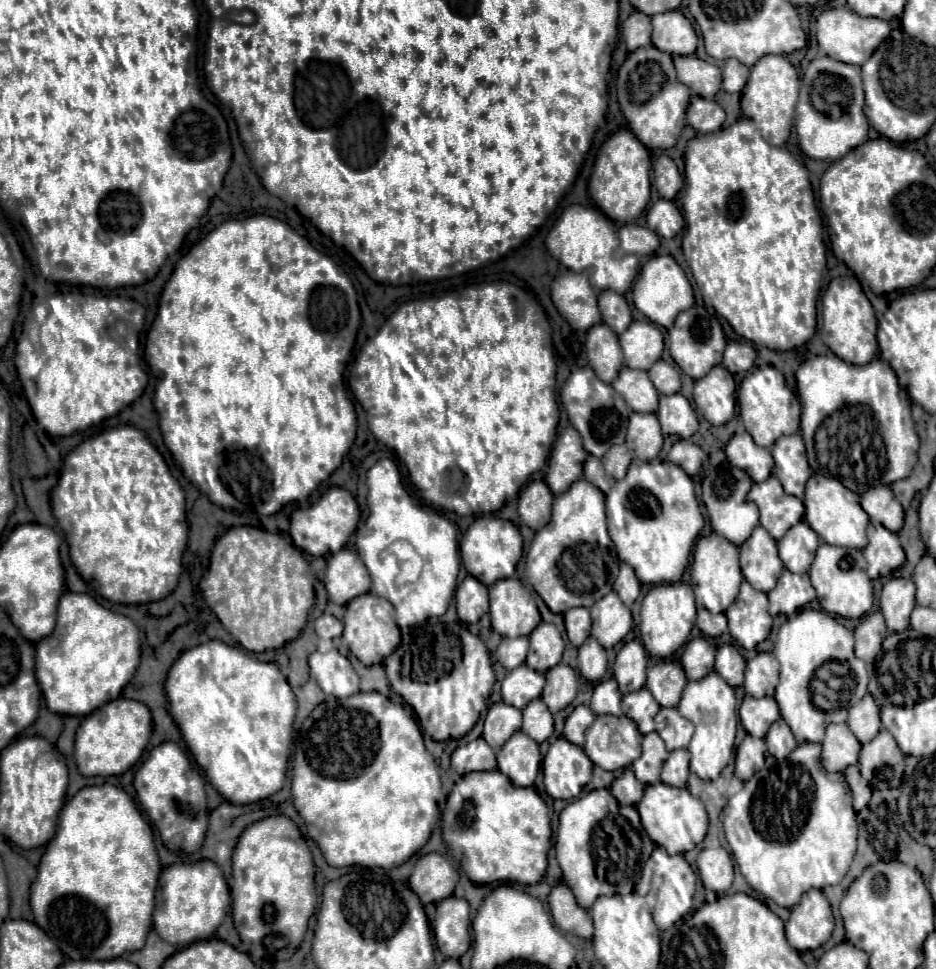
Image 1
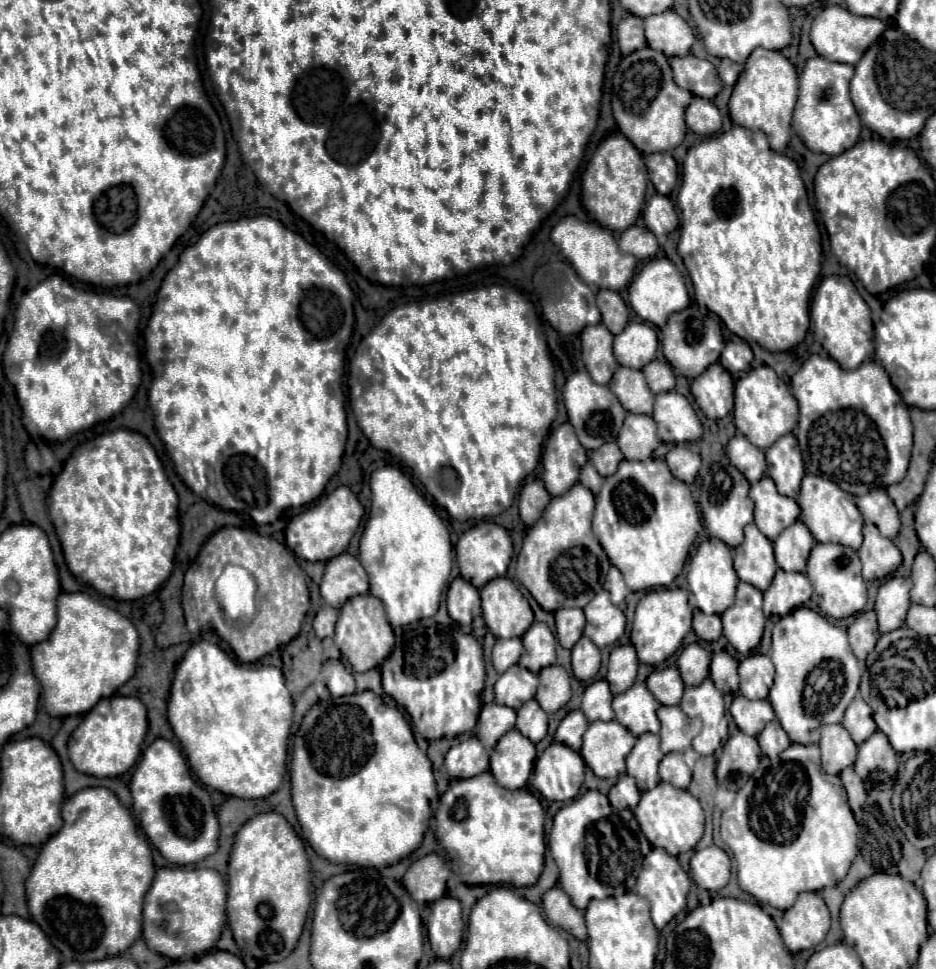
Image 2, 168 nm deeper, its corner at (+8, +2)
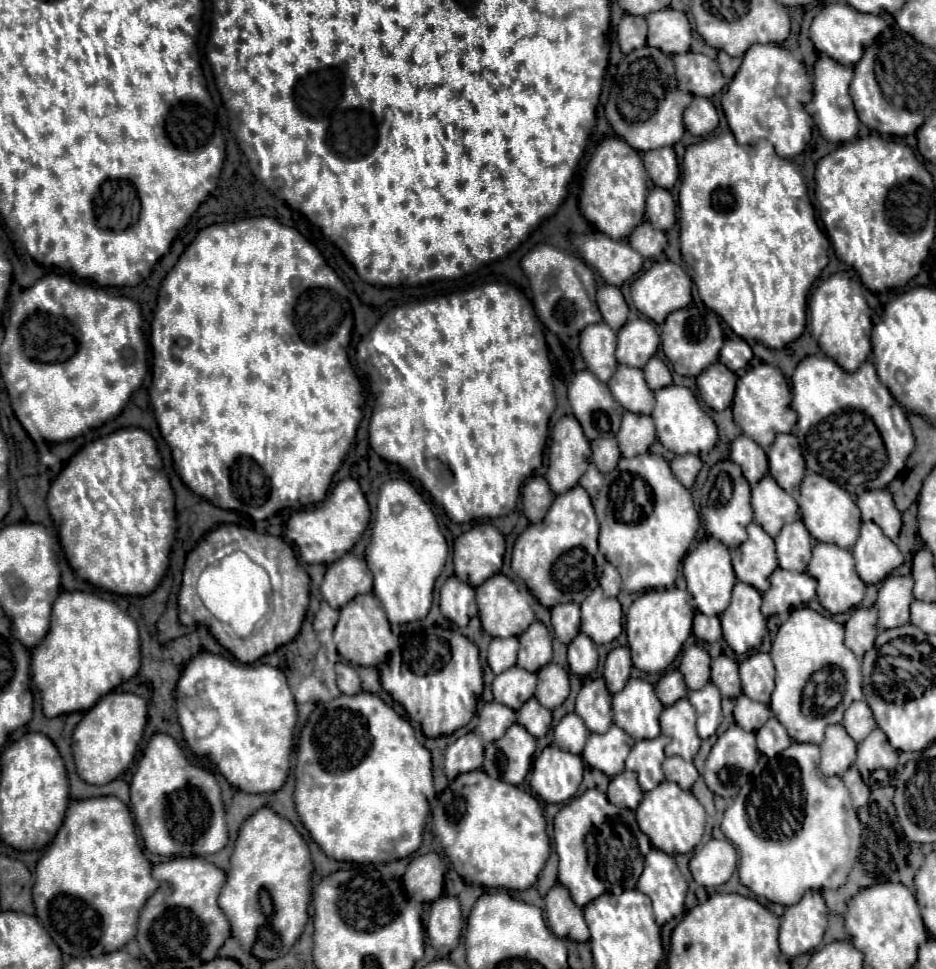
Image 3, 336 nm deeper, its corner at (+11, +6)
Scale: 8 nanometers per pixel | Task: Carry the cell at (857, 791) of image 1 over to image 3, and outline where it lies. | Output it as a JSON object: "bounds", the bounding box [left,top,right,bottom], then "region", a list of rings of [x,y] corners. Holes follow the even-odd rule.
{"bounds":[842,765,870,809],"region":[[[854,765],[844,773],[842,781],[844,781],[844,785],[848,787],[848,791],[850,791],[850,795],[852,795],[852,803],[854,803],[854,807],[856,807],[856,809],[864,807],[864,805],[868,803],[870,789],[864,785],[864,781],[862,781],[862,777],[858,775],[858,769],[856,769]]]}

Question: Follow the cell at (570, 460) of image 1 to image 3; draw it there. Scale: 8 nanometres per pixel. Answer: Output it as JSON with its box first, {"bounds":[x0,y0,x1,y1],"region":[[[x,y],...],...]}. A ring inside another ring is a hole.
{"bounds":[546,415,588,493],"region":[[[566,415],[554,425],[550,433],[550,463],[548,463],[546,481],[550,483],[554,493],[566,493],[570,487],[578,485],[578,479],[586,471],[586,467],[588,467],[588,439],[586,435],[582,435],[582,427],[578,419]]]}

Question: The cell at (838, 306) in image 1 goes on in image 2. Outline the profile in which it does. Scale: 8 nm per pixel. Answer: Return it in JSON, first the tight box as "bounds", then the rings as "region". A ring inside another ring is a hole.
{"bounds":[811,275,873,369],"region":[[[831,275],[821,279],[811,303],[811,321],[815,327],[815,339],[831,355],[831,359],[841,363],[843,369],[857,369],[873,355],[871,311],[849,277]]]}

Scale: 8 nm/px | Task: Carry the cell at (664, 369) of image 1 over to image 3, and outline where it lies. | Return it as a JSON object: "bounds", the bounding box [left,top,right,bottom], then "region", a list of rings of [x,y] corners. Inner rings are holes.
{"bounds":[644,357,672,391],"region":[[[652,357],[646,367],[644,367],[644,377],[646,377],[646,383],[652,391],[658,391],[662,387],[668,387],[672,385],[672,373],[668,371],[666,363],[658,357]]]}

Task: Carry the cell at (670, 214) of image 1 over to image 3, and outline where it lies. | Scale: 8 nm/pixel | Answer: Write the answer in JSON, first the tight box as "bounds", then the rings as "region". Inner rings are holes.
{"bounds":[646,187,676,231],"region":[[[654,187],[648,195],[646,201],[646,217],[648,221],[658,227],[660,231],[670,231],[676,223],[676,203],[672,199],[672,195],[662,189],[662,187]]]}

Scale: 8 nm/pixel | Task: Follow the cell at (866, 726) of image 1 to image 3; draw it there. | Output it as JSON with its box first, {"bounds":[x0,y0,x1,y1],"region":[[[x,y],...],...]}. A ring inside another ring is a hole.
{"bounds":[844,701,876,743],"region":[[[854,701],[850,705],[850,709],[844,715],[844,729],[848,731],[848,735],[860,743],[868,737],[868,733],[876,727],[876,721],[872,717],[872,711],[868,707],[866,701]]]}

